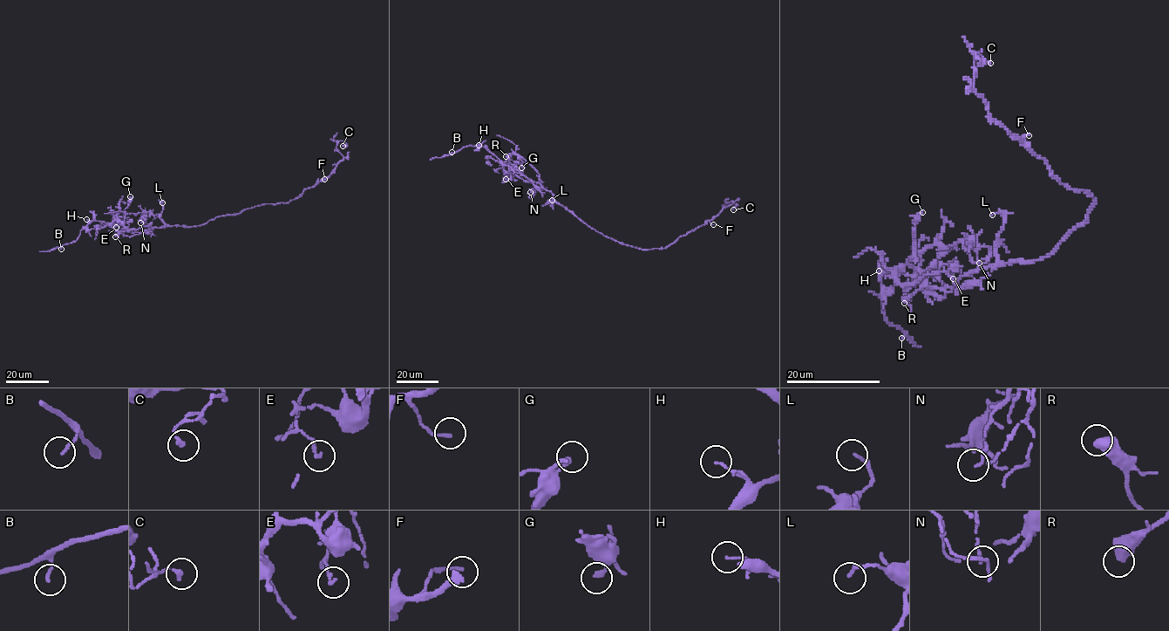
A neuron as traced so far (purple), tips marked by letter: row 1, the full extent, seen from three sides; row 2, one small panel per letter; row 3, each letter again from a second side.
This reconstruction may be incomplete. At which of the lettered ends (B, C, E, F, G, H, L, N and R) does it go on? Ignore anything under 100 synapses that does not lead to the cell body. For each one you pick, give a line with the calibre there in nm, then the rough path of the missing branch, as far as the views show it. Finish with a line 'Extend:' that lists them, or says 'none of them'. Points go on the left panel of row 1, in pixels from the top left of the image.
Extend: none of them

